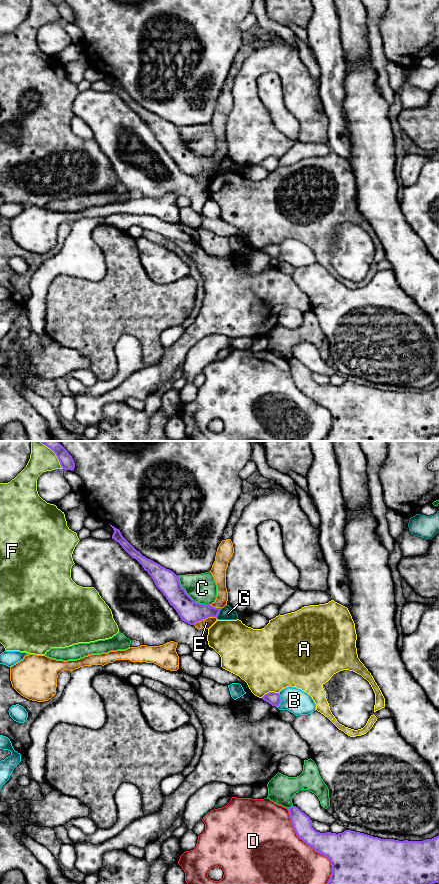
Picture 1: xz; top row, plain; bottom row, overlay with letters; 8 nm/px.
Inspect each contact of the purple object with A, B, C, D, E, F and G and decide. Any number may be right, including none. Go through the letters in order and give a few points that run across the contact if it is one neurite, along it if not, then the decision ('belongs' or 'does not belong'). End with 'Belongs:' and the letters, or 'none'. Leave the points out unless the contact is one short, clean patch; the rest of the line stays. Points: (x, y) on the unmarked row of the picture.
A: does not belong
B: does not belong
C: does not belong
D: does not belong
E: does not belong
F: does not belong
G: line xz (221, 160), (216, 169); does not belong
Belongs: none

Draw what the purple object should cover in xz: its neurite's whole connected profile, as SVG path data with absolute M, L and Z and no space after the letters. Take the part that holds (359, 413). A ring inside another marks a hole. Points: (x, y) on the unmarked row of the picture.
M291 358L288 363L297 388L331 414L332 426L325 441L428 441L431 436L439 435L439 387L423 393L399 393L351 382L338 386L320 385L312 379L310 369L298 359Z

